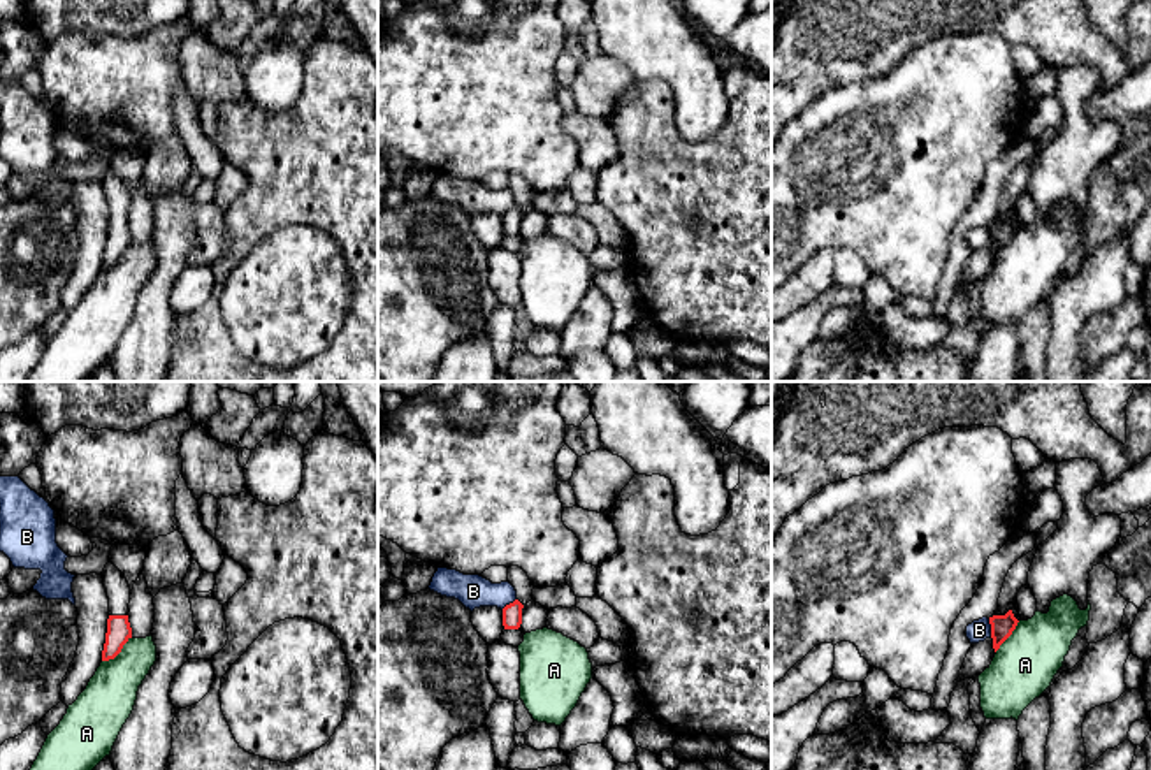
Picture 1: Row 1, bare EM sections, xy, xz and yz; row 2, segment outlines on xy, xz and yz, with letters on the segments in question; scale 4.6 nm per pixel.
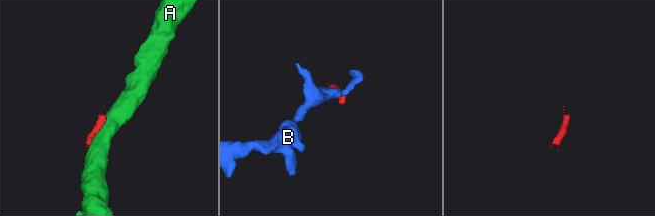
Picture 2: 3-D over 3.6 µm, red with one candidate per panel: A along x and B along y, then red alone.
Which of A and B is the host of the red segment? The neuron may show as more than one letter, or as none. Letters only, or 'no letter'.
no letter

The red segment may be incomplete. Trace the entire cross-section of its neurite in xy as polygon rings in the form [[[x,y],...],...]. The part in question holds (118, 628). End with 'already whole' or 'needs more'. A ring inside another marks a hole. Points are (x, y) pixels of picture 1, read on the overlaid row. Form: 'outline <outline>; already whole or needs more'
outline [[[111,561],[105,564],[102,578],[109,598],[109,619],[102,661],[109,661],[114,659],[132,638],[132,628],[127,615],[130,587],[125,575]]]; needs more

